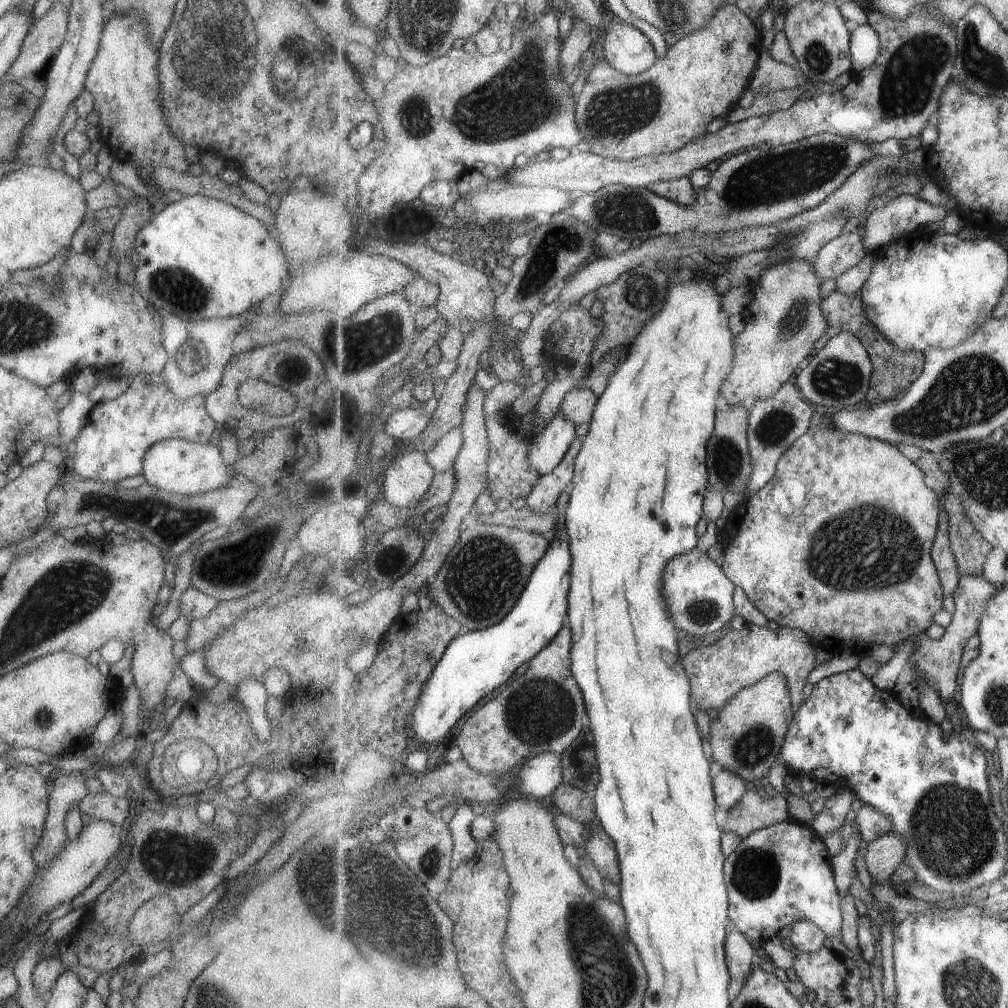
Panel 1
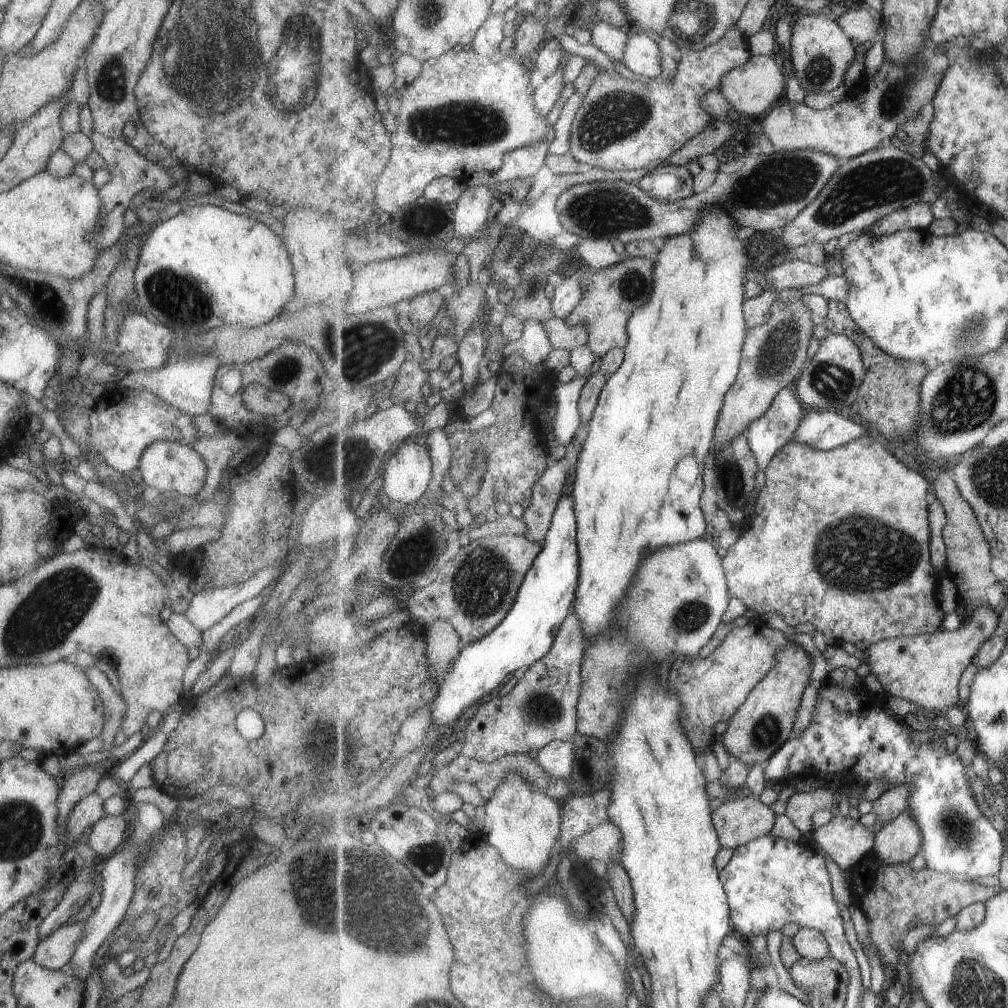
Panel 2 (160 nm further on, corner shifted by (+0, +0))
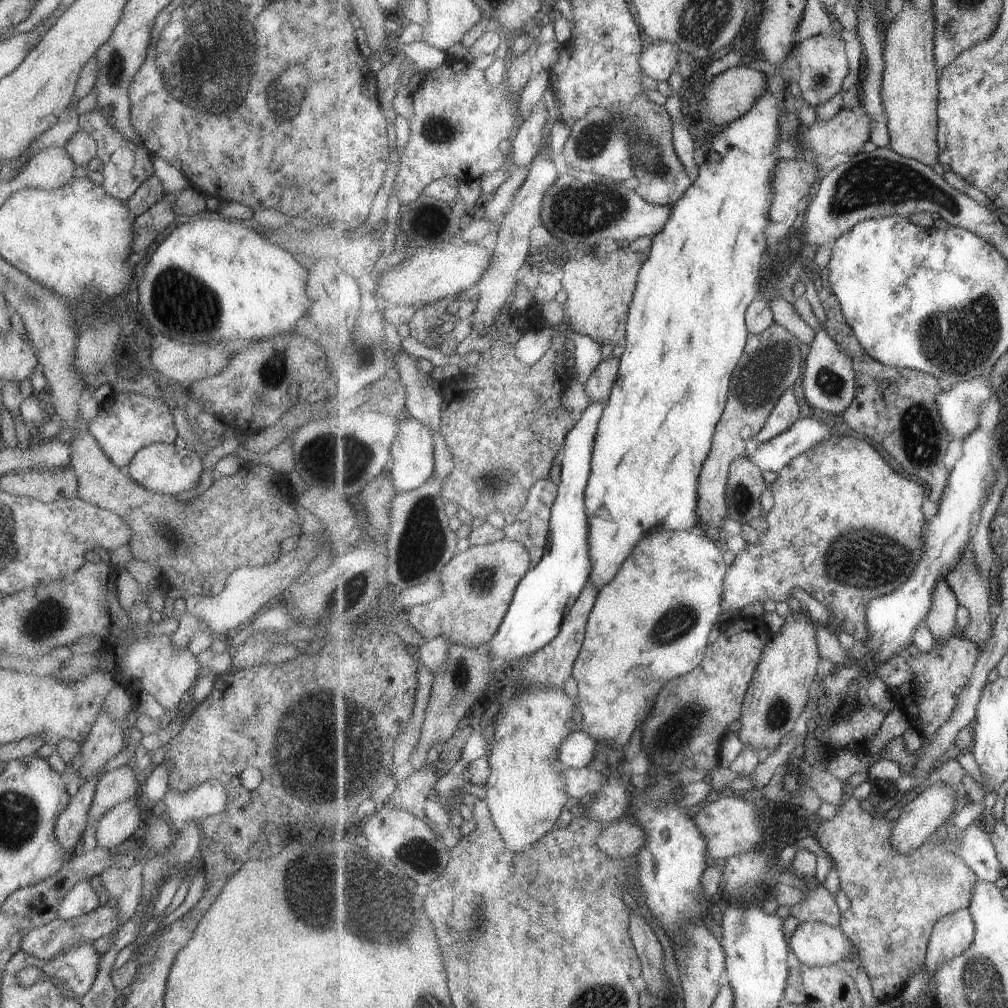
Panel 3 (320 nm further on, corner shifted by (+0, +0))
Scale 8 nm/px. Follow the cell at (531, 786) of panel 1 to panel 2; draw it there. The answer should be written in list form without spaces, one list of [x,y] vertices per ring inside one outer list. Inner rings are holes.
[[[574,736],[566,741],[554,740],[553,743],[539,750],[536,760],[549,774],[552,774],[552,777],[560,779],[571,776],[575,764],[573,739]]]

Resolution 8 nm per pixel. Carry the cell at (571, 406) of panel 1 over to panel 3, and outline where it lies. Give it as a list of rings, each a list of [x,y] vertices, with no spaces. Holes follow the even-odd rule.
[[[608,356],[586,380],[585,390],[589,396],[589,403],[607,403],[612,395],[612,388],[620,371],[620,358]]]

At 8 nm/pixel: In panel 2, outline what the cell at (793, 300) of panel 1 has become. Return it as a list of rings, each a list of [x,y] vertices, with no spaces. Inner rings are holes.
[[[801,297],[791,303],[777,300],[772,304],[766,323],[747,329],[738,379],[726,394],[717,423],[713,457],[716,456],[715,449],[726,449],[737,437],[747,432],[757,419],[766,415],[775,397],[784,388],[790,387],[795,378],[799,378],[799,372],[809,362],[808,348],[813,338],[815,320],[811,310],[801,304]]]

